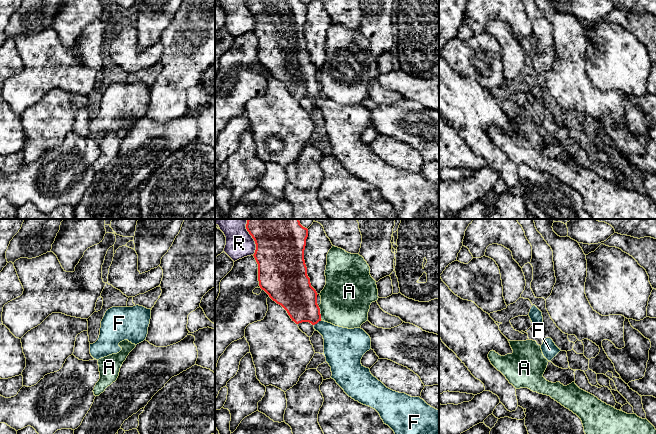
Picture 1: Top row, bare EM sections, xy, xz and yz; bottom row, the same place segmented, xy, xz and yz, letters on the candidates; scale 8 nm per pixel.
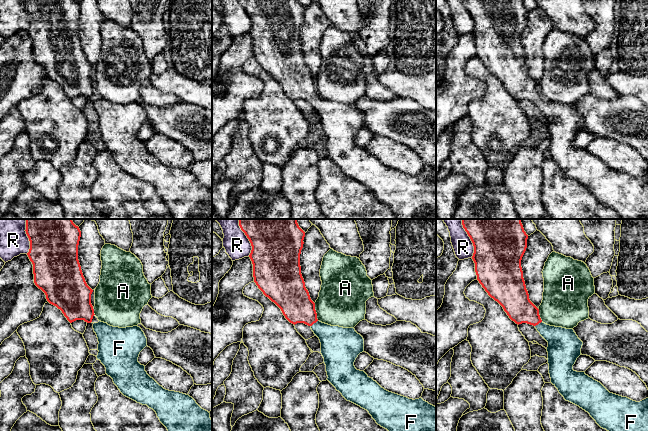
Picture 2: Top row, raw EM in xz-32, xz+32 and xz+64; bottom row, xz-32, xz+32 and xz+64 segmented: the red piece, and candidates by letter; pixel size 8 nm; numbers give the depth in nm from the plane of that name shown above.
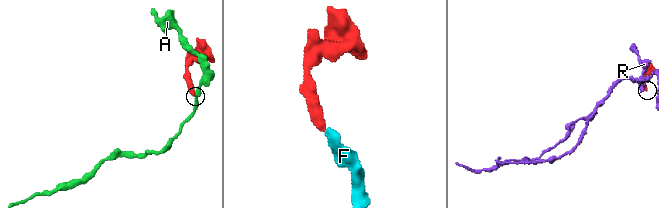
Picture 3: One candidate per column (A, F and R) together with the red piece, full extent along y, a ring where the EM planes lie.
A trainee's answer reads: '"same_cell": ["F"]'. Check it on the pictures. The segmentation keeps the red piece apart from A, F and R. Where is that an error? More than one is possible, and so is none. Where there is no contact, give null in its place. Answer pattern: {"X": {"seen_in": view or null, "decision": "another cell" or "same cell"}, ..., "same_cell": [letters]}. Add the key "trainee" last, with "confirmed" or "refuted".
{"A": {"seen_in": "xz", "decision": "another cell"}, "F": {"seen_in": "xz", "decision": "same cell"}, "R": {"seen_in": "xz", "decision": "another cell"}, "same_cell": ["F"], "trainee": "confirmed"}

